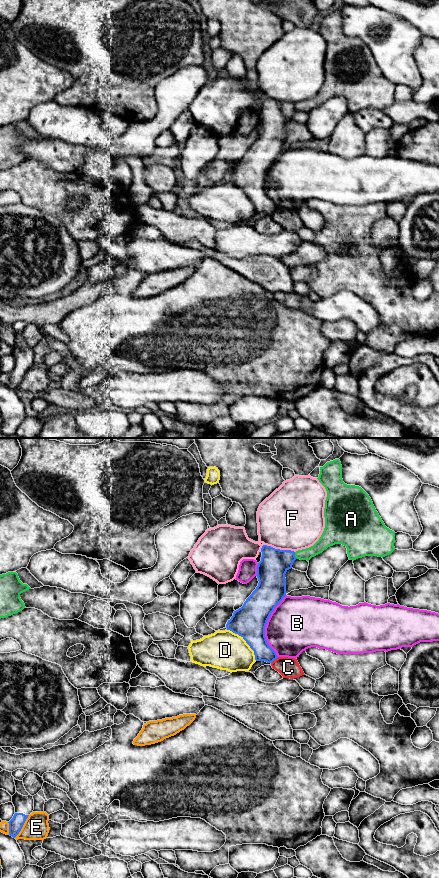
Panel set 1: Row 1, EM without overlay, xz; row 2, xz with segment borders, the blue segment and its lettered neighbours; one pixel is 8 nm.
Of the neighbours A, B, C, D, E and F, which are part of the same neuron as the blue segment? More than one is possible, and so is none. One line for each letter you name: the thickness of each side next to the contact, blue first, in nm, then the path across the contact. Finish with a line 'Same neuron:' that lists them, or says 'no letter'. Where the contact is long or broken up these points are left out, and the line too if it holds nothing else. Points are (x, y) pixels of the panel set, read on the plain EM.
Same neuron: no letter

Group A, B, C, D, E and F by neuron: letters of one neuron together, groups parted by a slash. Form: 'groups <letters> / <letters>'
groups A / B / C / D / E / F

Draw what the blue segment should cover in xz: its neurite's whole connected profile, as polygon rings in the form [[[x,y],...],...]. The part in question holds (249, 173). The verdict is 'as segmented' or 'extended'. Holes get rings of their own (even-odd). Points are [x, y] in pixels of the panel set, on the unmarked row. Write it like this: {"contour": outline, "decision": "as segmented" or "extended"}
{"contour": [[[263,97],[257,118],[258,138],[243,158],[234,163],[227,182],[241,188],[254,203],[256,213],[272,215],[278,210],[265,189],[267,173],[275,159],[286,148],[286,124],[292,120],[295,104]]], "decision": "as segmented"}

